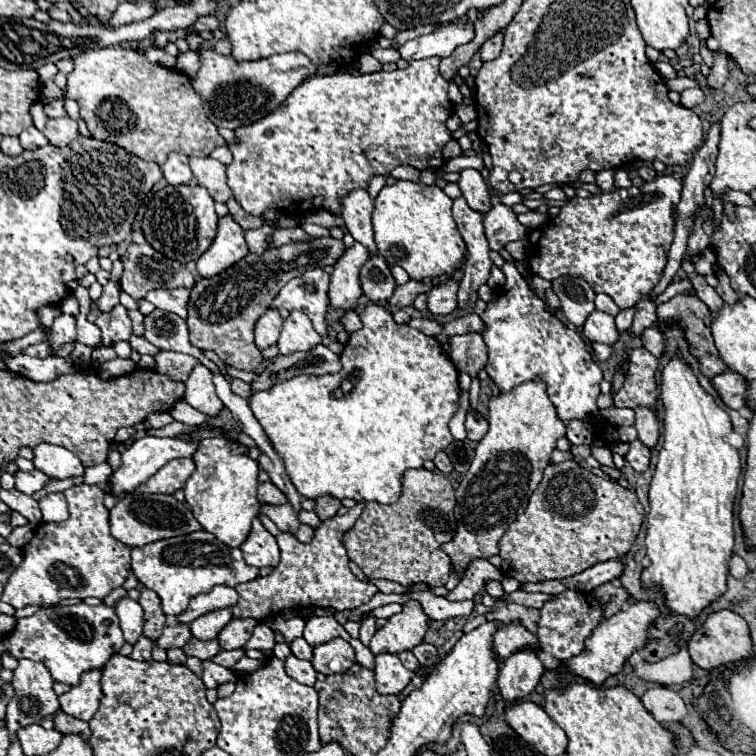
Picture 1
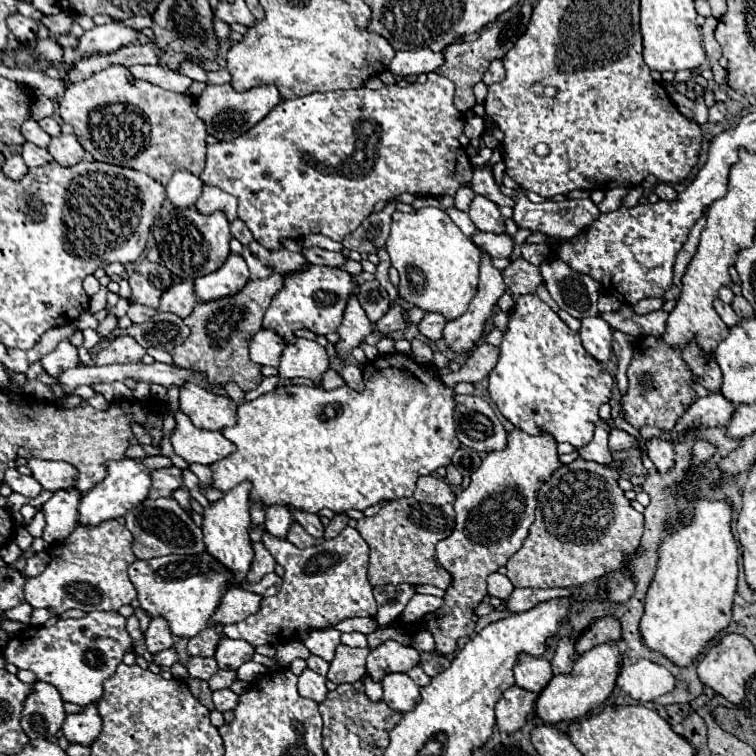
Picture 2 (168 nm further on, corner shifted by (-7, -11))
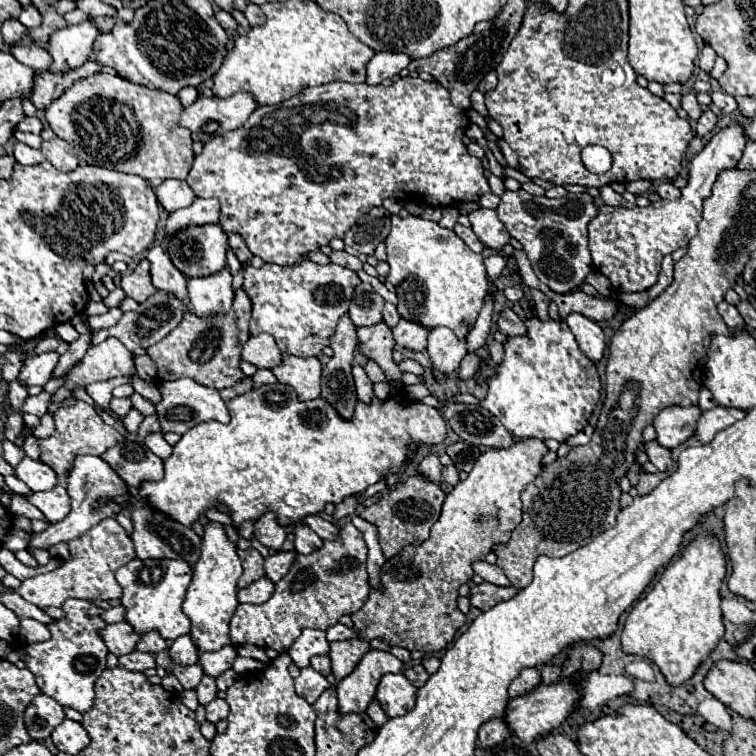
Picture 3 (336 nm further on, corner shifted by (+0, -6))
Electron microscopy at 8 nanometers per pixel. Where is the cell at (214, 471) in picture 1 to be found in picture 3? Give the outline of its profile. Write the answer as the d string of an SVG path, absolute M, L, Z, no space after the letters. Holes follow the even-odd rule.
M219 522L205 524L199 562L193 566L193 582L187 588L183 610L193 628L191 638L201 652L213 652L229 644L229 620L237 608L237 580L243 574L237 544L229 540L225 526Z

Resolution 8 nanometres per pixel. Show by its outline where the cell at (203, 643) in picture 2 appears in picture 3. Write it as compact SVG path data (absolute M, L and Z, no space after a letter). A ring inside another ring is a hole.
M189 634L173 640L169 646L169 654L175 664L187 666L187 664L197 664L197 660L199 660L199 650L197 650L197 646L193 646L193 638L189 638Z

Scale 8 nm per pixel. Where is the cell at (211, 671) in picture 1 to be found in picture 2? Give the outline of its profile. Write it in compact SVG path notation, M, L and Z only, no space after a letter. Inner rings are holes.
M220 689L220 691L214 691L212 693L212 699L214 699L214 707L216 711L224 713L224 711L230 711L238 705L238 695L230 689Z

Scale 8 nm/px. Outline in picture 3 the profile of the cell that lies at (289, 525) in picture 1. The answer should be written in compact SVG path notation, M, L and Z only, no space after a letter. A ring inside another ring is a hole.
M297 522L297 524L291 524L289 530L295 536L295 542L293 544L295 544L295 550L299 554L309 554L309 552L313 552L315 548L321 546L321 538L313 530L309 530L309 526Z

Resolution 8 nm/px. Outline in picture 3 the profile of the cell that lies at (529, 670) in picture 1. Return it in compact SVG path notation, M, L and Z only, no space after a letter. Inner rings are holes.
M505 716L499 718L491 718L489 722L485 722L479 730L479 744L483 748L491 748L495 744L501 744L507 736L511 736L511 730L505 722Z

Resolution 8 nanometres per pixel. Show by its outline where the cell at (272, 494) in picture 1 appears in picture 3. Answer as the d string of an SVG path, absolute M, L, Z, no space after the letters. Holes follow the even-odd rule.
M265 512L257 522L255 522L255 538L273 550L281 550L285 538L287 538L287 528L277 522L277 516L273 512Z

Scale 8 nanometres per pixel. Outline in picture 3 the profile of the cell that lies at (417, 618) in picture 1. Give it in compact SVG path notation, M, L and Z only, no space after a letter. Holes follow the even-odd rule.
M369 650L363 654L355 670L335 684L341 712L365 712L369 700L375 696L375 688L383 674L401 672L403 662L385 650Z

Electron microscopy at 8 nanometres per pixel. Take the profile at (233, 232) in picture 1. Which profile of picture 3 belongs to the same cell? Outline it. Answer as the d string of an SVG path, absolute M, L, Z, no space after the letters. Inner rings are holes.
M223 268L221 272L211 276L189 278L187 290L189 290L191 310L199 316L229 312L233 302L231 282L233 282L233 276L229 268Z

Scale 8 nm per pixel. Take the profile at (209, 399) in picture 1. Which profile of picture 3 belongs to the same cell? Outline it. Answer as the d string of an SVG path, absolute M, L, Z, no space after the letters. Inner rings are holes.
M179 378L171 382L163 382L159 386L161 390L161 402L157 404L157 414L161 420L161 432L177 432L185 434L195 424L205 420L217 420L217 422L229 422L229 412L225 402L219 396L217 388L207 388L197 384L193 378Z

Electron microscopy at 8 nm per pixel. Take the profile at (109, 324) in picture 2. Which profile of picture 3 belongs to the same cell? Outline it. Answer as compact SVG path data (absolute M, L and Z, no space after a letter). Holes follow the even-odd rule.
M87 330L87 332L81 334L75 342L71 342L69 350L67 350L65 354L61 354L61 358L59 358L59 362L57 362L55 370L53 370L53 378L61 376L69 366L77 364L77 362L85 356L85 352L87 352L89 346L91 346L91 338L93 338L93 334L95 334L95 330Z

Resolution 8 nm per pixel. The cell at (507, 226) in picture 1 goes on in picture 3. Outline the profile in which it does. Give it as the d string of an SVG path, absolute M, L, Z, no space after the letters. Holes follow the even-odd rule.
M455 224L455 234L473 250L473 252L483 252L485 250L485 246L483 246L483 242L477 238L477 234L471 230L471 228L465 228L465 226L461 226L461 224Z

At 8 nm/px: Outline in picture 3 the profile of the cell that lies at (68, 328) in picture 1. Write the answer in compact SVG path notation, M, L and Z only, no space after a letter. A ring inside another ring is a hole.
M55 350L33 356L31 360L25 362L19 378L21 378L27 386L35 386L35 384L43 386L43 384L51 378L53 366L57 366L57 358L59 358L59 354L57 354Z

